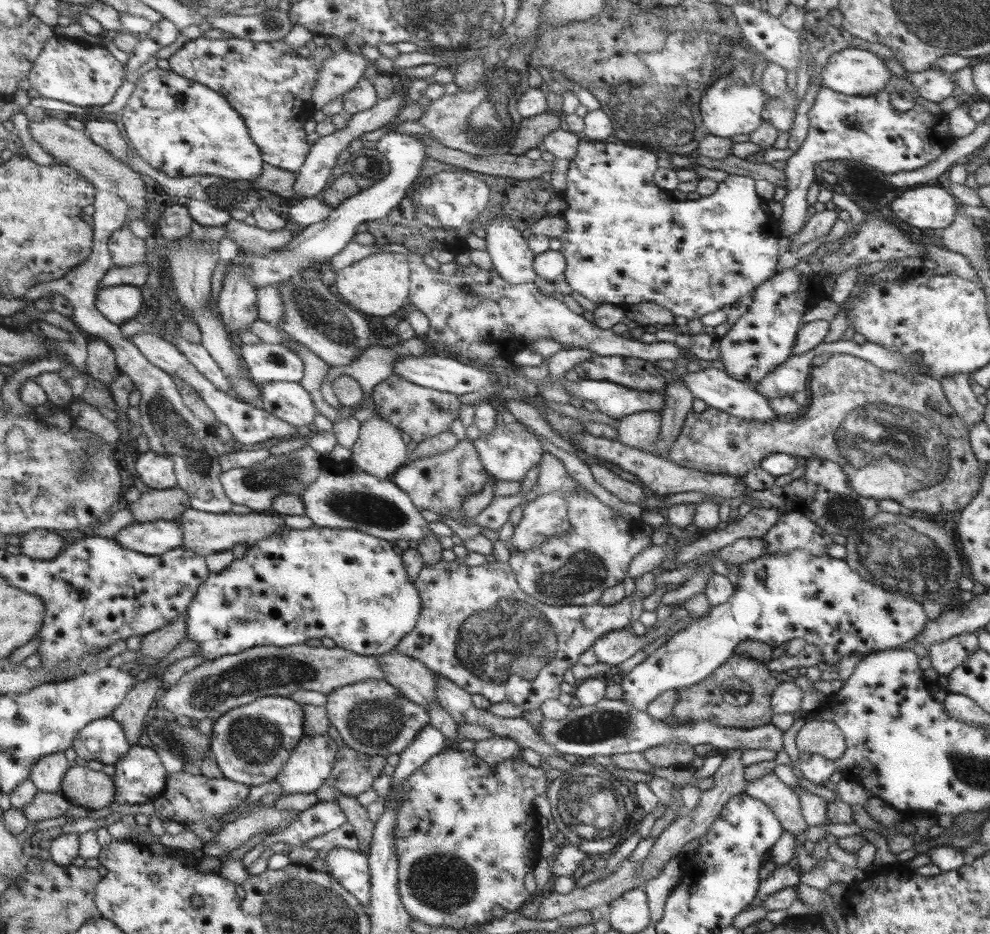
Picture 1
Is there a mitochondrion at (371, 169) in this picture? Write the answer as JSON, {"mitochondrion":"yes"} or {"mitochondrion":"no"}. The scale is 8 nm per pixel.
{"mitochondrion":"yes"}

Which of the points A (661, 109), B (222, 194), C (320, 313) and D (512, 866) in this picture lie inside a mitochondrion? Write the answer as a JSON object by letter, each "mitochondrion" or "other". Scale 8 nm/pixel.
{"A":"mitochondrion","B":"mitochondrion","C":"mitochondrion","D":"other"}

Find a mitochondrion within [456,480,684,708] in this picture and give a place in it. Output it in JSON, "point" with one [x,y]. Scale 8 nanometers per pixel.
{"point":[584,571]}

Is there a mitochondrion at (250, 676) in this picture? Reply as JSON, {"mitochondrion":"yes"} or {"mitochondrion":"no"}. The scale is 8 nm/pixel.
{"mitochondrion":"yes"}

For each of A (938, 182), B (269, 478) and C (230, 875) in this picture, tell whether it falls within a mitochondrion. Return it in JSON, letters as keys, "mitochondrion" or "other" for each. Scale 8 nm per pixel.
{"A":"other","B":"mitochondrion","C":"other"}

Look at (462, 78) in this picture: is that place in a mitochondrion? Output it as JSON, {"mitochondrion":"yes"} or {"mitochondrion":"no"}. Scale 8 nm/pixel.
{"mitochondrion":"no"}

